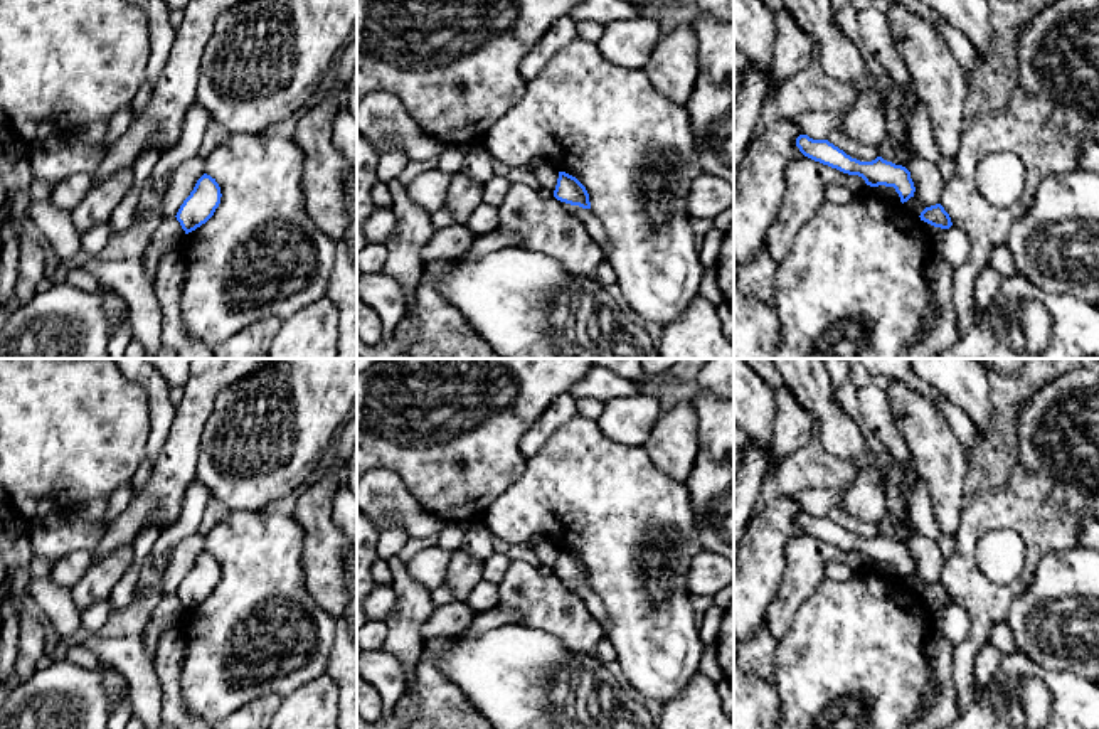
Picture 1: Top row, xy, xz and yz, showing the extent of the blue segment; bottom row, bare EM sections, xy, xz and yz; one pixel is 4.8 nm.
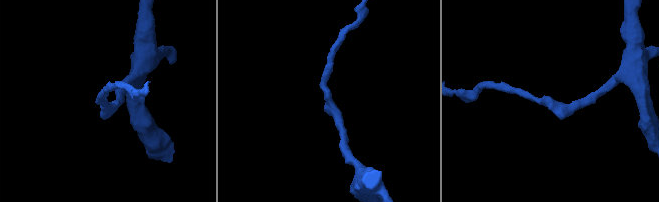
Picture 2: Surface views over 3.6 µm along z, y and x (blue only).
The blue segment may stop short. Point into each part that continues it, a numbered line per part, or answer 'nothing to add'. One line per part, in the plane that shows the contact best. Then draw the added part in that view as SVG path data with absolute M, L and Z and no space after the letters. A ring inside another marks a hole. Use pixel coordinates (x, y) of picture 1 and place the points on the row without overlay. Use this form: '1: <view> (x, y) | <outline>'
nothing to add

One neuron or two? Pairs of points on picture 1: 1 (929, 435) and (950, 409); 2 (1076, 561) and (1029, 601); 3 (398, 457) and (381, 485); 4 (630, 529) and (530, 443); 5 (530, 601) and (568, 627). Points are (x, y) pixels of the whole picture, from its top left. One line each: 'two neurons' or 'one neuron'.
1: two neurons
2: one neuron
3: two neurons
4: two neurons
5: one neuron

